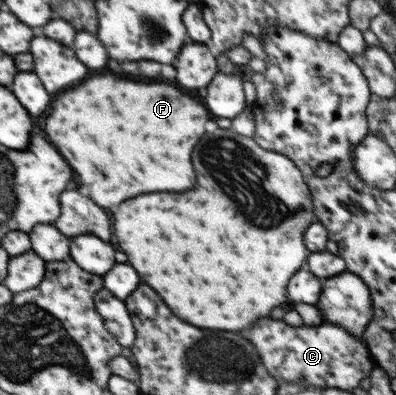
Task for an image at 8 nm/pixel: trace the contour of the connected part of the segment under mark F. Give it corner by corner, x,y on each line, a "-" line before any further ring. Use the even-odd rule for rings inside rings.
98,76
86,80
80,88
60,96
50,116
44,120
48,138
64,150
64,158
76,166
80,186
88,188
88,196
100,206
118,206
128,198
148,192
182,192
196,184
196,174
190,162
194,144
204,134
204,122
210,120
208,110
194,98
166,84
126,82
114,76

